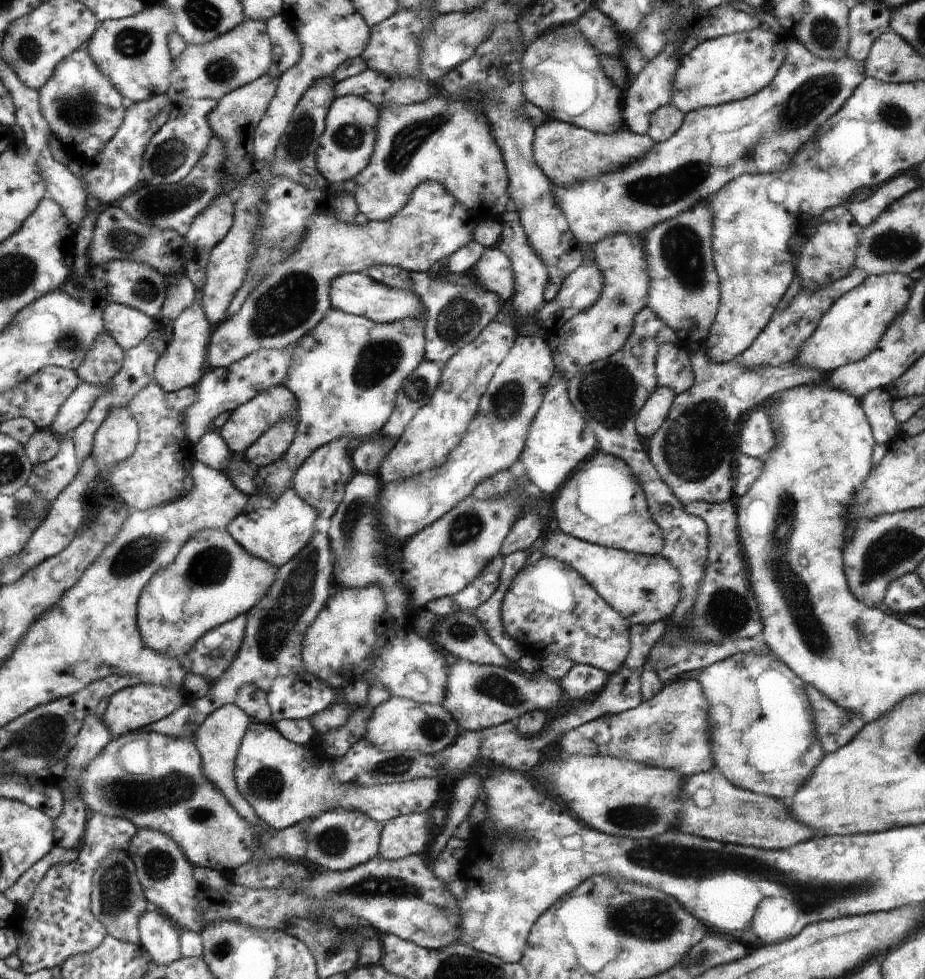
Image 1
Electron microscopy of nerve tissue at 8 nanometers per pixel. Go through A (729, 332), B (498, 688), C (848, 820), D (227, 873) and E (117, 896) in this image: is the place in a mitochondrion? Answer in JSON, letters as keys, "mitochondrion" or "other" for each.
{"A":"other","B":"mitochondrion","C":"other","D":"other","E":"mitochondrion"}

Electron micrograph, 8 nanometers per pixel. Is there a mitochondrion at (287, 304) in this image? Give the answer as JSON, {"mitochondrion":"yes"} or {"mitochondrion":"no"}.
{"mitochondrion":"yes"}

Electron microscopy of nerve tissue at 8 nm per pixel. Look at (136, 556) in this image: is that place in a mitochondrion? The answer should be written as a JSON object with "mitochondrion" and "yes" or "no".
{"mitochondrion":"yes"}

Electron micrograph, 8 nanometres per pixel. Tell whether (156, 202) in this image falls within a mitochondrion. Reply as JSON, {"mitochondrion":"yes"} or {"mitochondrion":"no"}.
{"mitochondrion":"yes"}

